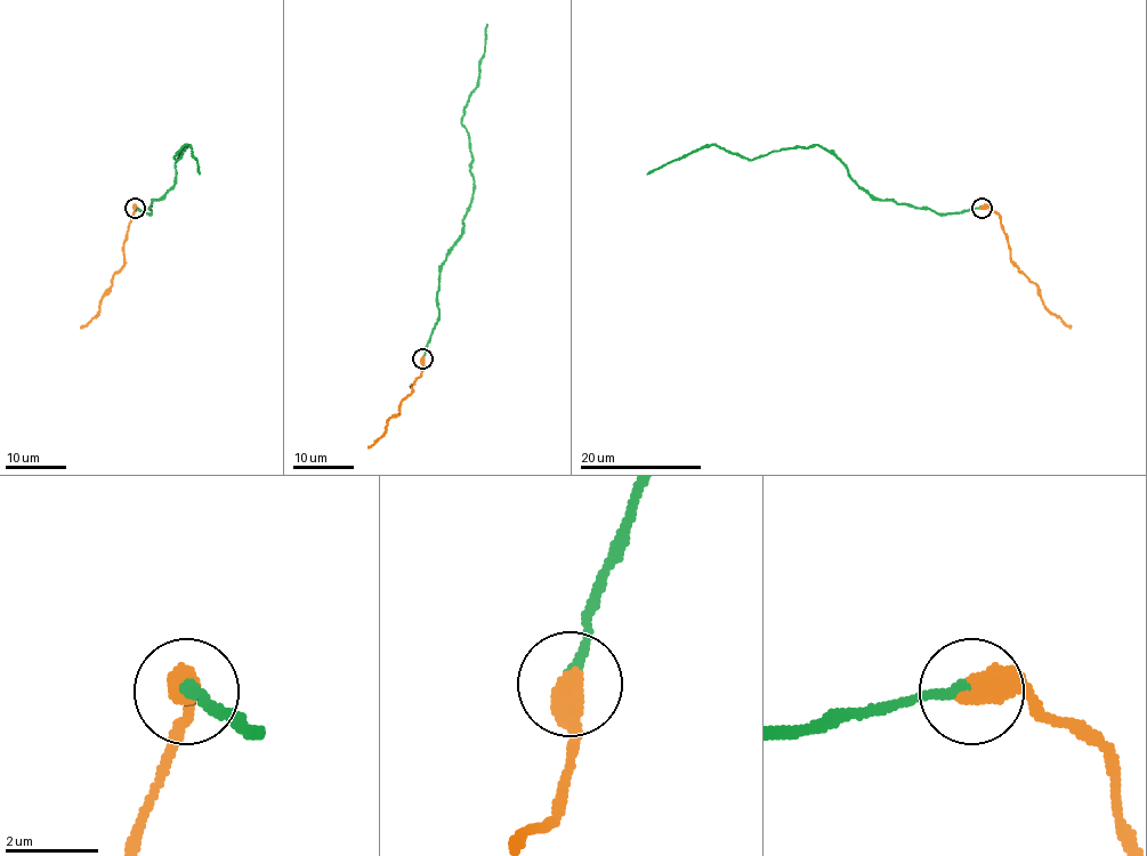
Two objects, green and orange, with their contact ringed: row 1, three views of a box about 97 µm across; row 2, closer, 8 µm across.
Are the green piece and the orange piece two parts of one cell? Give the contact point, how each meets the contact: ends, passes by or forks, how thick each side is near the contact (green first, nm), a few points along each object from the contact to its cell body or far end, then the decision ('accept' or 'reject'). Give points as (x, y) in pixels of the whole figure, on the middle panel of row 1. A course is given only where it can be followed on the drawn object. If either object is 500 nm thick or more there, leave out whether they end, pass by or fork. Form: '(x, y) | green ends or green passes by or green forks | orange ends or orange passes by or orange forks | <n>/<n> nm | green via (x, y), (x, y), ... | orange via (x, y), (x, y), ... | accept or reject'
(422, 358) | 280/600 nm | green via (422, 358), (437, 321), (438, 269), (461, 234), (473, 195), (473, 156), (463, 110), (484, 54), (486, 23) | orange via (422, 358), (423, 366), (412, 385), (412, 393), (368, 449) | accept

